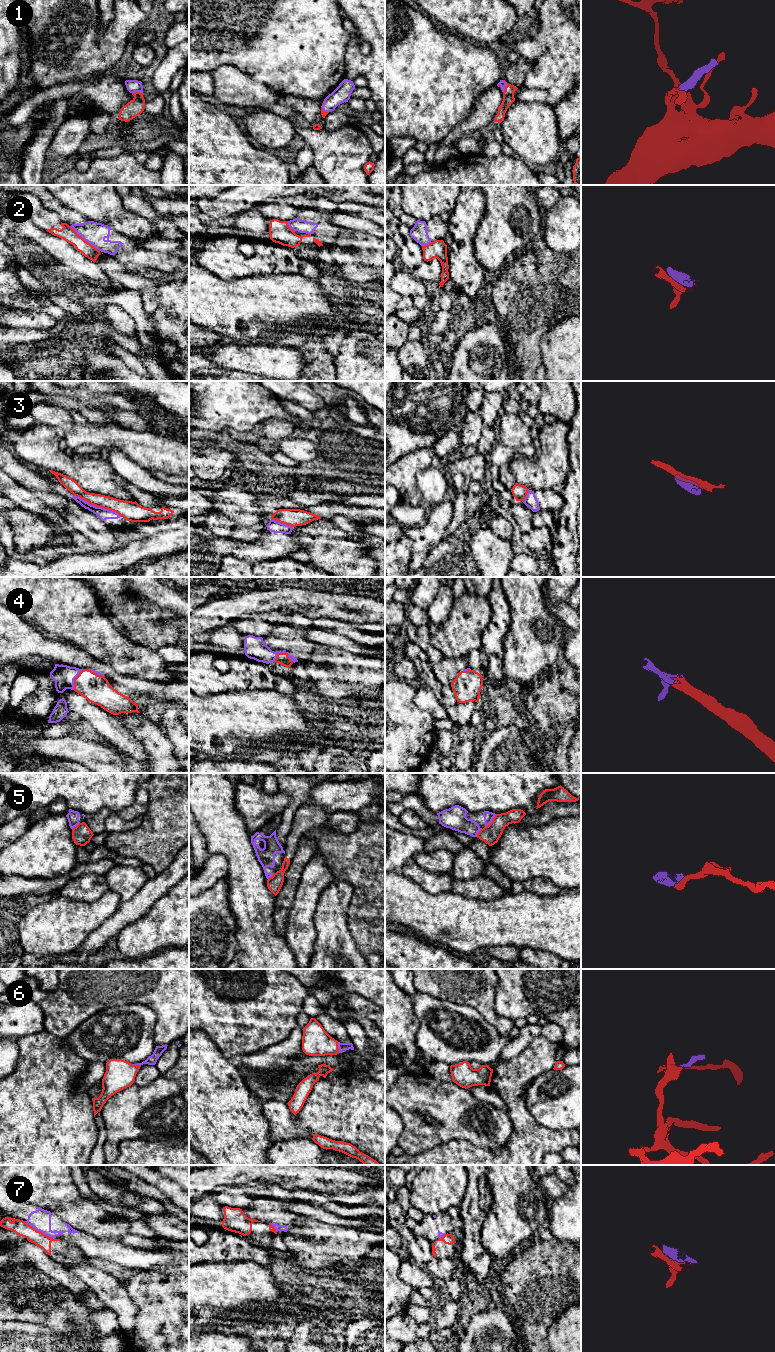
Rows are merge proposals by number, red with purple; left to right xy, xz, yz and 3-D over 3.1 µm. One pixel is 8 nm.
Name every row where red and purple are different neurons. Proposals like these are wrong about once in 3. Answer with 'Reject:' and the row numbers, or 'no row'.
Reject: 2, 3, 5, 7

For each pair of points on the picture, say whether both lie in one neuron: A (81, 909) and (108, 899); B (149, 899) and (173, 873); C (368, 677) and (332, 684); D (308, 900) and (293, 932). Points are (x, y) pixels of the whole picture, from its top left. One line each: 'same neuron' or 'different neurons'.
A: same neuron
B: same neuron
C: same neuron
D: same neuron

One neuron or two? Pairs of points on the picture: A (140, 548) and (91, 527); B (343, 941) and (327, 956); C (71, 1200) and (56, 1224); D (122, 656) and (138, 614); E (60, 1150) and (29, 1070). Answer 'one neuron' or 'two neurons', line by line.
A: two neurons
B: one neuron
C: two neurons
D: two neurons
E: one neuron

